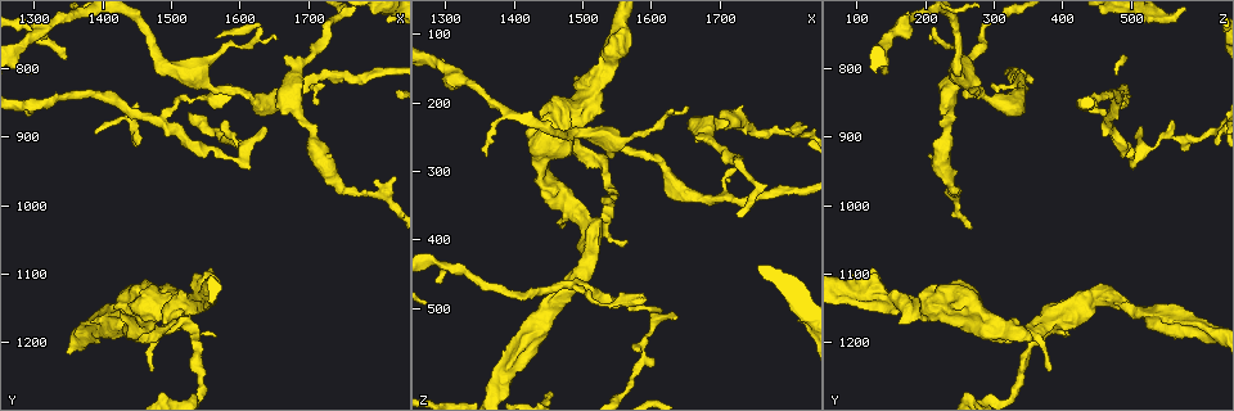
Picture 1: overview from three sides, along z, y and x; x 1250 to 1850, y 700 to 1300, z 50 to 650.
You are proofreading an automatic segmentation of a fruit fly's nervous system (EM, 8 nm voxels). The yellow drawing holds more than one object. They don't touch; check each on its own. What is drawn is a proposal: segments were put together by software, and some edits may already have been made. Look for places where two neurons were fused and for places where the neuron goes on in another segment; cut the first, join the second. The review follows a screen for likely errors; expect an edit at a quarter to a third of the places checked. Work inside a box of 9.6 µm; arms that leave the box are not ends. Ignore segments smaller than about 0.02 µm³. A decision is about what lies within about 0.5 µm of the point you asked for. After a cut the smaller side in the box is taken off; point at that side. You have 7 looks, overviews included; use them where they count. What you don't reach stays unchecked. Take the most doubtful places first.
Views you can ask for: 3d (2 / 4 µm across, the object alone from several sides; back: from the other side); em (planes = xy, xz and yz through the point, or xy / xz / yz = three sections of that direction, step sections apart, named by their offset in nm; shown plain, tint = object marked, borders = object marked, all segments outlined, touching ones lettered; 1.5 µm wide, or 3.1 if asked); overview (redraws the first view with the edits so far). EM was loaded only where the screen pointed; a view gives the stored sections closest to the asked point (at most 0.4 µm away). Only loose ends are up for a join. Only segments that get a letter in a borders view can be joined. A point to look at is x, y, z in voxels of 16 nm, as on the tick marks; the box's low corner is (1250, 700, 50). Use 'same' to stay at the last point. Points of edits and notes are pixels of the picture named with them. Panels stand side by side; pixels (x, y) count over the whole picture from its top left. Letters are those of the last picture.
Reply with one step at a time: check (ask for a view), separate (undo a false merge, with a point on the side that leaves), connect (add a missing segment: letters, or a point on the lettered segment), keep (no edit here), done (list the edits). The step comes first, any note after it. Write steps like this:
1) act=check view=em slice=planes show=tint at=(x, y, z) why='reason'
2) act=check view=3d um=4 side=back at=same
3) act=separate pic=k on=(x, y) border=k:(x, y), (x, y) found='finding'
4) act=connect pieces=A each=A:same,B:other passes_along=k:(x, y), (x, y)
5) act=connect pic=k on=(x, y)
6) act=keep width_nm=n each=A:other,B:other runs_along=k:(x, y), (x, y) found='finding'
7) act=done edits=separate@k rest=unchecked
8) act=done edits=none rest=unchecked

act=check view=em slice=yz step=4 show=tint at=(1515, 1165, 390) why='sudden change in width'

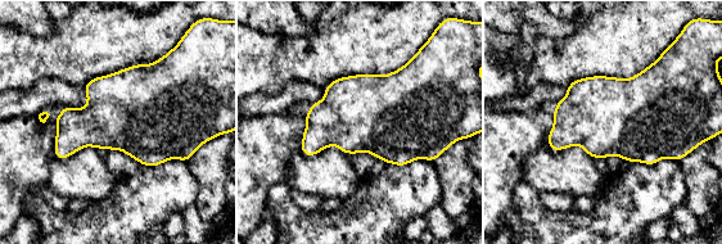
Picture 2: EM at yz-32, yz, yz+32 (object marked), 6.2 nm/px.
act=check view=em slice=planes show=borders at=same

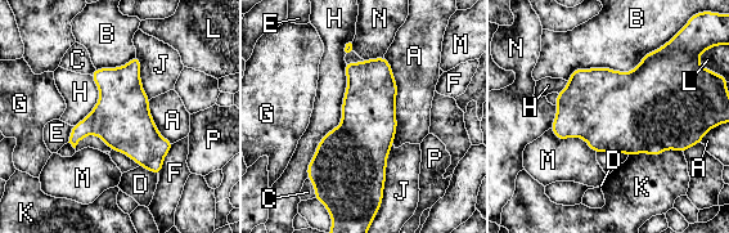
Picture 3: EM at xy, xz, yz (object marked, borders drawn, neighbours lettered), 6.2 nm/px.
act=keep each=A:other,B:other,C:other,D:other,E:other,F:other,G:other,H:other,J:other,K:other,L:other,M:other,N:other,P:other border=3:(345, 61), (342, 120), (306, 178) found='one neuron here'

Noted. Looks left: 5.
act=check view=em slice=yz step=8 show=borders at=(1440, 1185, 305) why='sharp bend'

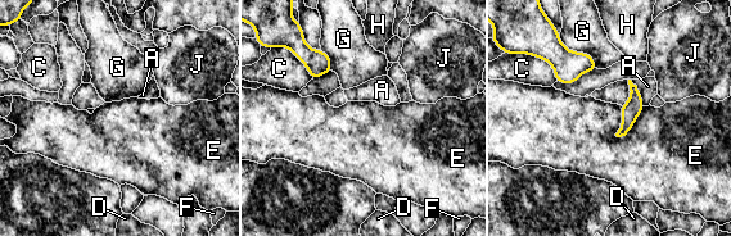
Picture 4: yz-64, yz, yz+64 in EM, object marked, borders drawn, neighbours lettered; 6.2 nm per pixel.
act=check view=em slice=planes show=borders at=same

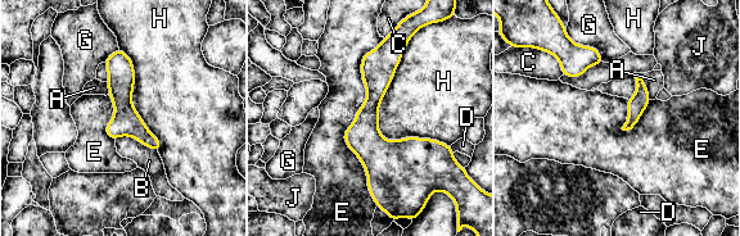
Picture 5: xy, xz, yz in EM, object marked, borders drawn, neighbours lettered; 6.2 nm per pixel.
act=keep each=A:other,B:other,C:other,D:other,E:other,G:other,H:other,J:other found='all the same neuron'

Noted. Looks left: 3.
act=check view=em slice=xz step=8 show=tint at=(1710, 855, 315) why='free end'

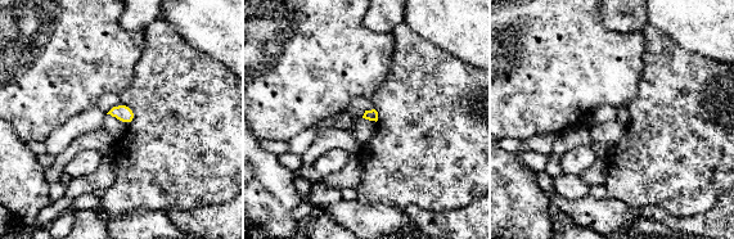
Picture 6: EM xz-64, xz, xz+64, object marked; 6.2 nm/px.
act=check view=em slice=xz step=8 show=borders at=same why='what lies round it'

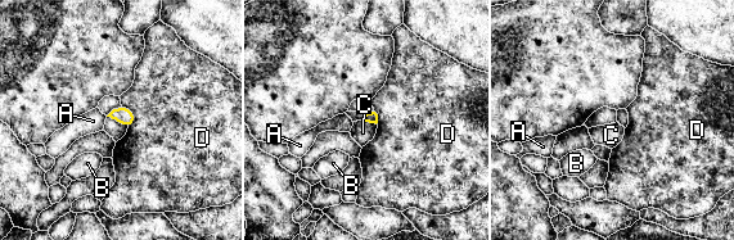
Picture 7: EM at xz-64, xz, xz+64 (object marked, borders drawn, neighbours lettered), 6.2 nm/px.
act=keep each=A:other,B:other,C:other,D:other border=7:(361, 120), (375, 125) found='none of them fits'

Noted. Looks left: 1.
act=done edits=none rest=unchecked

